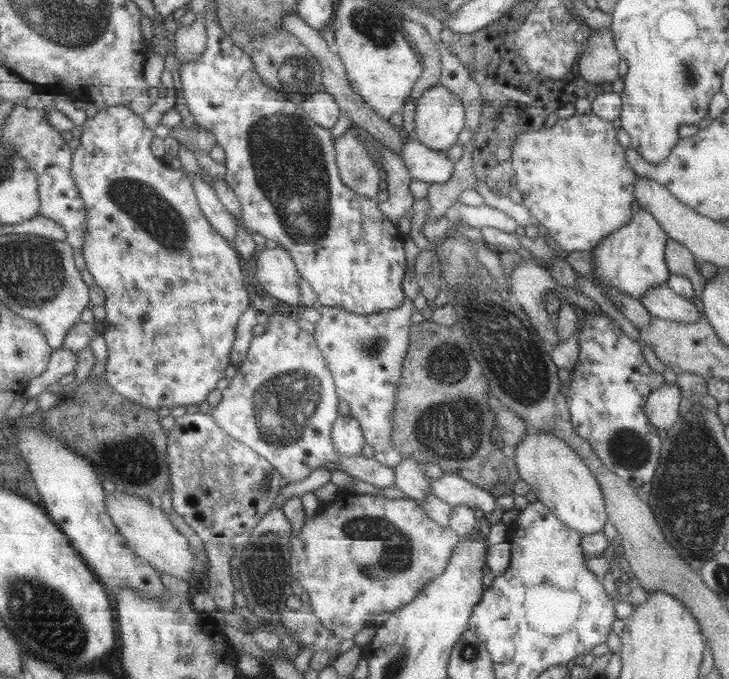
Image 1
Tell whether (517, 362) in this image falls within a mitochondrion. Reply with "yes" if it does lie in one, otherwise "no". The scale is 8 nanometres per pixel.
yes

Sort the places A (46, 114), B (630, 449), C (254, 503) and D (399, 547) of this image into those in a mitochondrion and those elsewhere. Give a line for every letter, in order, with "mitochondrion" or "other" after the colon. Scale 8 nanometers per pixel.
A: other
B: mitochondrion
C: other
D: mitochondrion

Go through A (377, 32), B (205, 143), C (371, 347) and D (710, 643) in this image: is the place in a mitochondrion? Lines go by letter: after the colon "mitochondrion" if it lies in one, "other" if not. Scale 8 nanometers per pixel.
A: mitochondrion
B: other
C: mitochondrion
D: other

